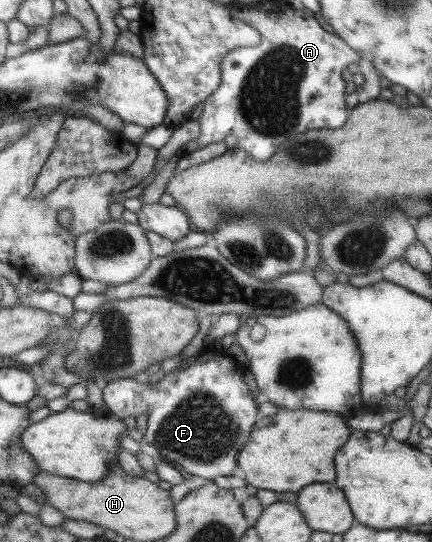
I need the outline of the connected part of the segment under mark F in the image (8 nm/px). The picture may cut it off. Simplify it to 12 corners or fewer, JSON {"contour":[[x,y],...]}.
{"contour":[[225,355],[110,380],[104,408],[147,412],[143,441],[211,482],[256,422]]}

